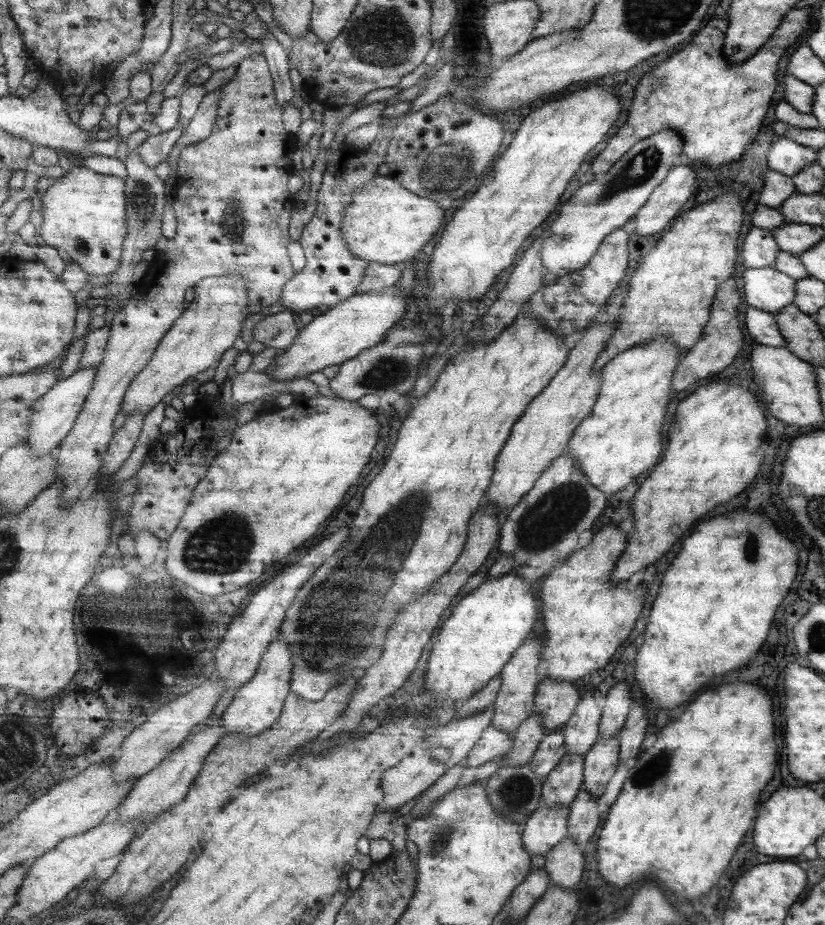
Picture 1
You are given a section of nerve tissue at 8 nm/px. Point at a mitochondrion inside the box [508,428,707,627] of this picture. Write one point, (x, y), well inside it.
(543, 523)

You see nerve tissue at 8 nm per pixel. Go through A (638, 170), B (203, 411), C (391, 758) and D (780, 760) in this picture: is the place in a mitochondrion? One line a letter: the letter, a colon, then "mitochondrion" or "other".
A: mitochondrion
B: other
C: other
D: other

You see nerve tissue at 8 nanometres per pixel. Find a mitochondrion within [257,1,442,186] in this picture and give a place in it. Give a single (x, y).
(383, 38)

